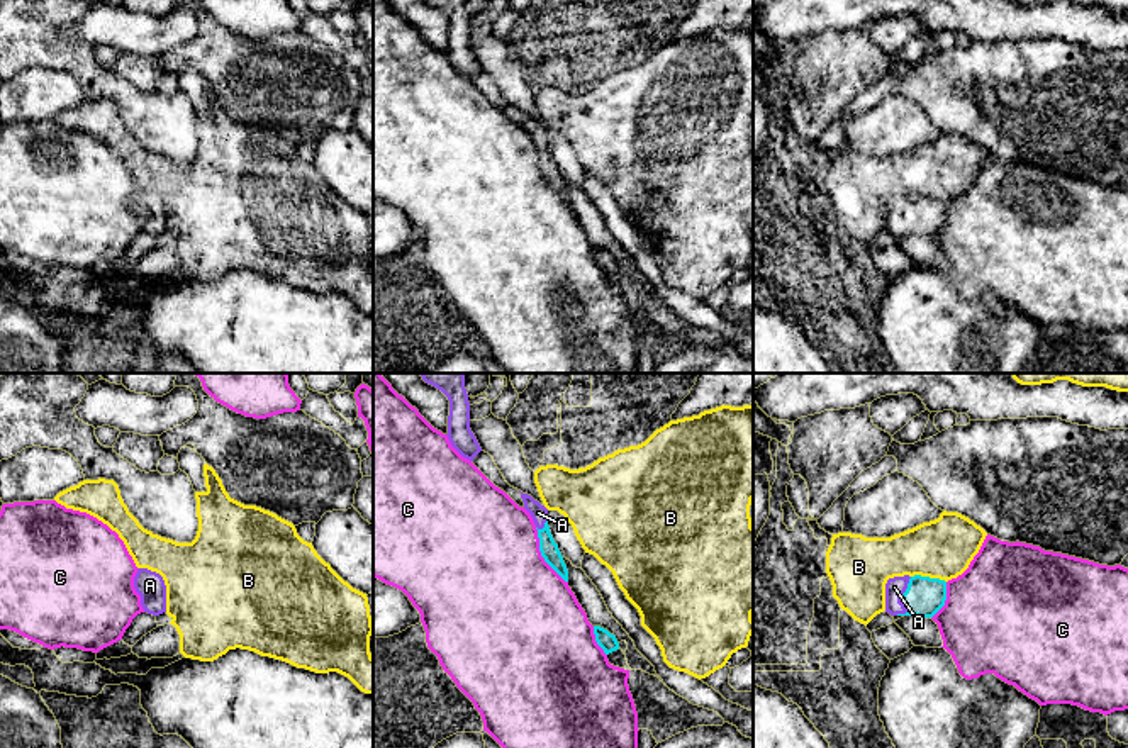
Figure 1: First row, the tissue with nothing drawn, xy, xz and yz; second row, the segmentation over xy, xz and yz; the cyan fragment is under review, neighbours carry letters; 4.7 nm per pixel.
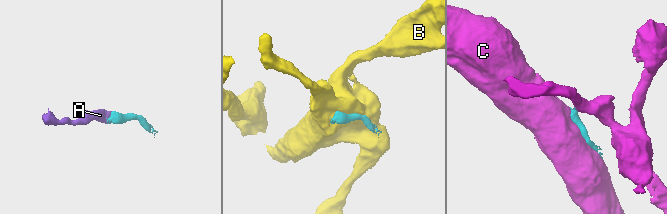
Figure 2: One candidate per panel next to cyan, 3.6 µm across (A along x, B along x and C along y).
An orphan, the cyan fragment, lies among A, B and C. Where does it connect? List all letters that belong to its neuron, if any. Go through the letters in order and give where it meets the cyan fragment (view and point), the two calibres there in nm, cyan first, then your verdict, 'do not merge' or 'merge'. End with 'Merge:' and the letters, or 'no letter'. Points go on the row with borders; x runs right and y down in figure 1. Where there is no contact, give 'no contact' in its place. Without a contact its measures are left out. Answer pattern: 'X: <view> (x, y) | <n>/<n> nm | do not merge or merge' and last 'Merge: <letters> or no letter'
A: yz (901, 599) | 190/90 nm | merge
B: yz (928, 577) | 190/280 nm | do not merge
C: xz (541, 555) | 90/500 nm | do not merge
Merge: A

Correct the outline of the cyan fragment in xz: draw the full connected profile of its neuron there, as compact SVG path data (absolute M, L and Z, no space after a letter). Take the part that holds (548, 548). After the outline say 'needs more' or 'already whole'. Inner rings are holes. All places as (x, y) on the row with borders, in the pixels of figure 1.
M521 492L524 509L531 514L539 538L539 551L544 561L565 580L568 582L568 570L563 556L555 543L550 526L548 526L548 509L534 500L531 495Z | needs more

